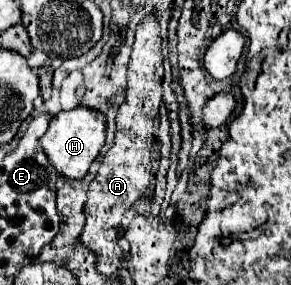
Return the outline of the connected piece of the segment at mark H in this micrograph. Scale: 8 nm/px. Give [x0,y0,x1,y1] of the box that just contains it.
[41,106,107,180]

